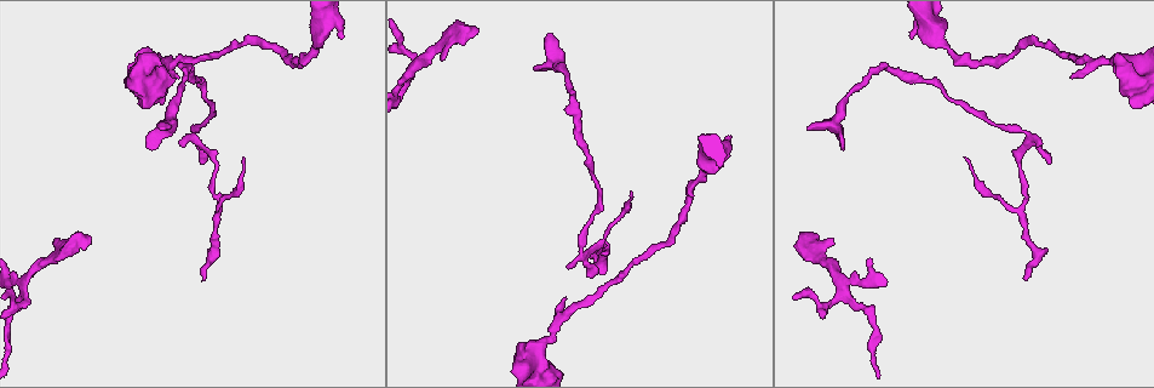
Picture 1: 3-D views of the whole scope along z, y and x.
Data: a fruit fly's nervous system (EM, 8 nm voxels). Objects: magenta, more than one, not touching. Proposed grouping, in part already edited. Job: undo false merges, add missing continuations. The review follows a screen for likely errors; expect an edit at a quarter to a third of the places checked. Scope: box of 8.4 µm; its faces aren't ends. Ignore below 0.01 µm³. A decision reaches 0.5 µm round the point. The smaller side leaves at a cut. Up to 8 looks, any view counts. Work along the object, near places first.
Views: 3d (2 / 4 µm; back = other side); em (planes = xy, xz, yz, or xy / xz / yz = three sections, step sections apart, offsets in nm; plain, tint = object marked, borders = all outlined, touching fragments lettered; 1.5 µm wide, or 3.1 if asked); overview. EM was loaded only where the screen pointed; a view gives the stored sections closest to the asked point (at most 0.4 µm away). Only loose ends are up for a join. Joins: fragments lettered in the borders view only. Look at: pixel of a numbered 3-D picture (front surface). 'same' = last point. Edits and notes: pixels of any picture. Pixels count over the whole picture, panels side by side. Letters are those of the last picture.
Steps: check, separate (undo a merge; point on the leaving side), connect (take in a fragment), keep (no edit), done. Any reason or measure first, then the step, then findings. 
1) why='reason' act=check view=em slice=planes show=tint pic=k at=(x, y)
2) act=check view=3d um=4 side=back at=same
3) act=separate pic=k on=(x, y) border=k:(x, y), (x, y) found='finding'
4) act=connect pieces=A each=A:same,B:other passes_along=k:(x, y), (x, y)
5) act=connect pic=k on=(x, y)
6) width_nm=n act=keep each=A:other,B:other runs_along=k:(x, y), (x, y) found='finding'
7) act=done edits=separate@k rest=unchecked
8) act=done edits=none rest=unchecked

why='free end' act=check view=em slice=planes show=tint pic=1 at=(163, 127)

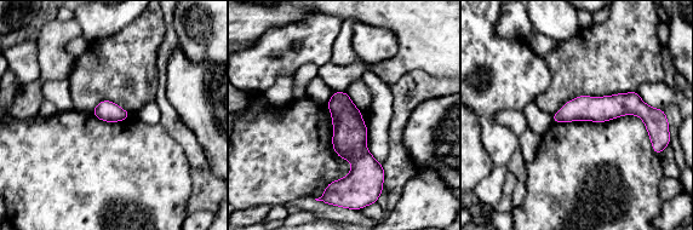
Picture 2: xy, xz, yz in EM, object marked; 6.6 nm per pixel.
act=check view=em slice=planes show=borders at=same

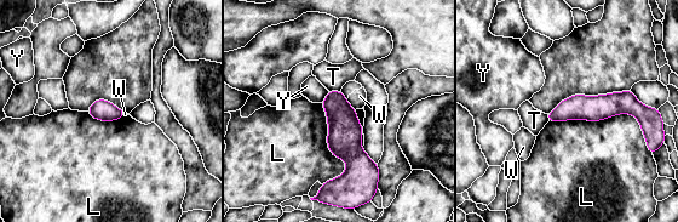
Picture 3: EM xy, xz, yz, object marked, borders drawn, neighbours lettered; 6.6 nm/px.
act=keep each=L:other,T:other,W:other,Y:other border=3:(549, 120), (632, 114), (651, 154) found='none of them fits'

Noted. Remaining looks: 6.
why='an open end' act=check view=3d um=2 side=back pic=1 at=(729, 140)

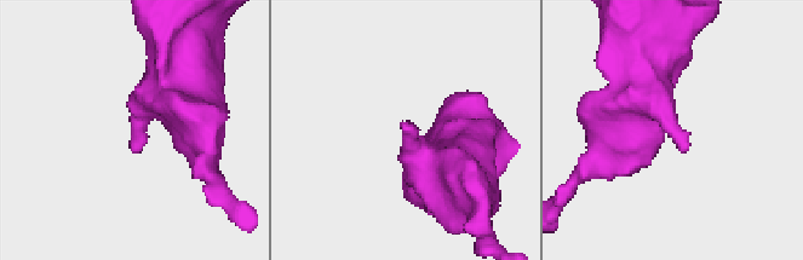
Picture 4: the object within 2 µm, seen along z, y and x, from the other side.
why='now the EM' act=check view=em slice=yz step=8 show=borders pic=4 at=(680, 149)

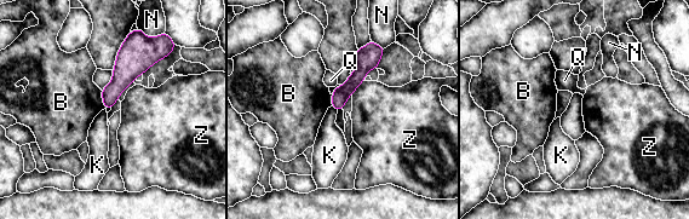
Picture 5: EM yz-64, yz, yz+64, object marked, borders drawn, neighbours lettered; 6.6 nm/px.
act=keep each=B:other,K:other,N:other,Q:other,Z:other border=5:(332, 105), (337, 110) found='no lettered fragment goes on from it'

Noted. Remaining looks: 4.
why='sharp bend' act=check view=em um=3.1 slice=planes show=tint pic=1 at=(582, 253)

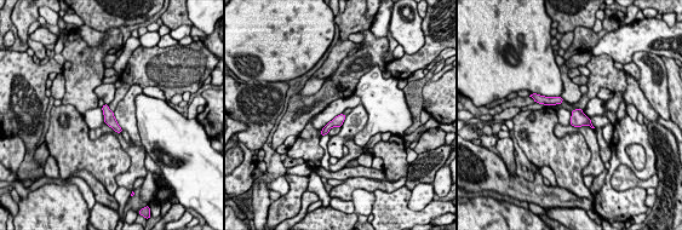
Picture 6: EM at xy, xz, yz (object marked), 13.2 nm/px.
why='what lies round it' act=check view=em um=3.1 slice=planes show=borders at=same

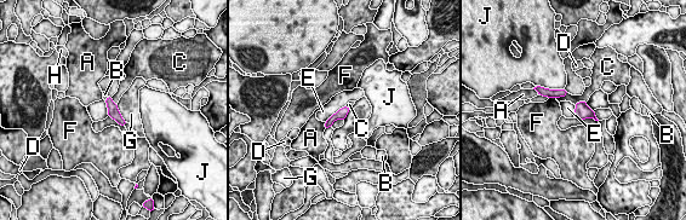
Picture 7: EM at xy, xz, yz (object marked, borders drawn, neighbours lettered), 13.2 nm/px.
act=keep each=A:other,B:other,C:other,D:other,E:other,F:other,G:other,H:other,J:other border=7:(346, 105), (339, 108), (325, 122) found='one cell here'

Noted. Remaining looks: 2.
act=done edits=none rest=unchecked

